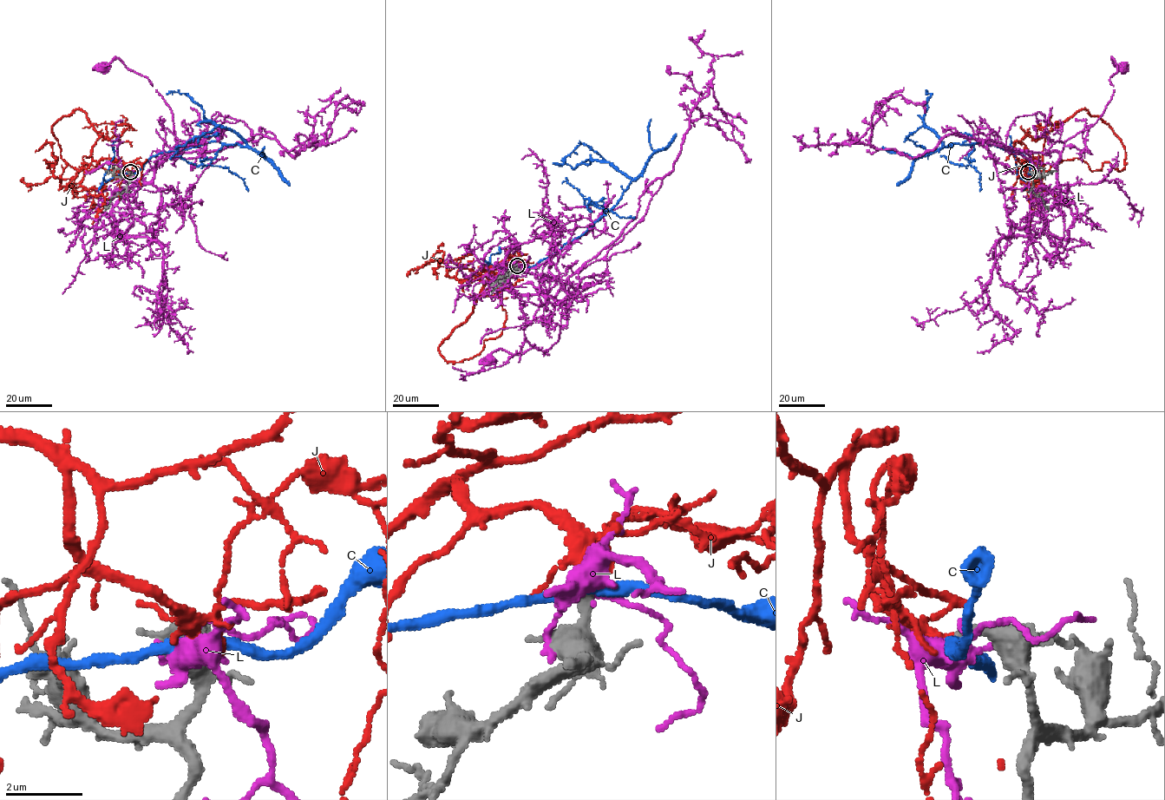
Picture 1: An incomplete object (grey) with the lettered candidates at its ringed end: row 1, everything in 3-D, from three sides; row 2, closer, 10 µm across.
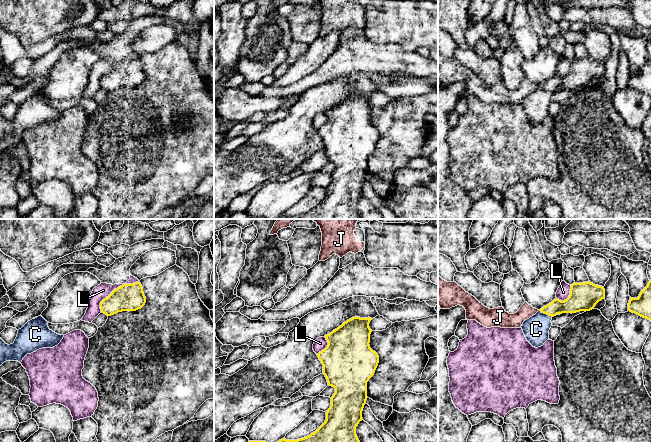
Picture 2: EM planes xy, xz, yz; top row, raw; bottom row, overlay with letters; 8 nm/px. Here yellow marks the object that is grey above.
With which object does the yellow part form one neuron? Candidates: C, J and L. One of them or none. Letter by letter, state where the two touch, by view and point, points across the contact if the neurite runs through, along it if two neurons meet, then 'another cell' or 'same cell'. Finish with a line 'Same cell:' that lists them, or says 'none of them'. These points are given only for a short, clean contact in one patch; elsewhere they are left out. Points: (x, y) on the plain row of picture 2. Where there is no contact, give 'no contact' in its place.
C: yz (546, 89) | along yz (539, 86), (552, 92) | another cell
J: no contact | same cell
L: xy (108, 72) | another cell
Same cell: J

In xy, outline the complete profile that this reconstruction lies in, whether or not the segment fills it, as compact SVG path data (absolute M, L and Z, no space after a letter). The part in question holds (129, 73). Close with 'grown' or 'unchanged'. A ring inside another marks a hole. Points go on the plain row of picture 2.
M140 58L123 60L103 75L100 79L101 88L107 92L122 87L136 87L146 79L146 73Z | unchanged

